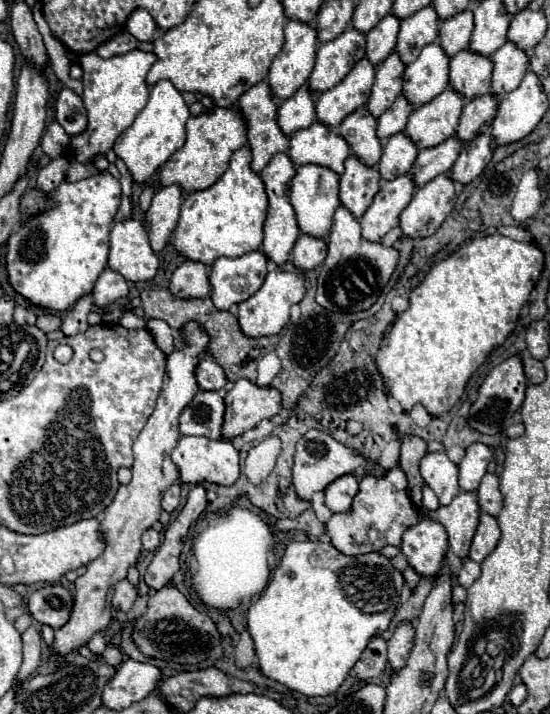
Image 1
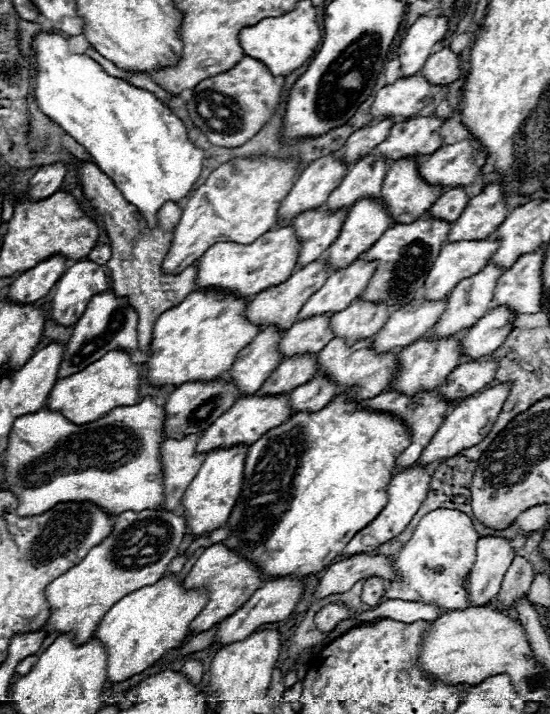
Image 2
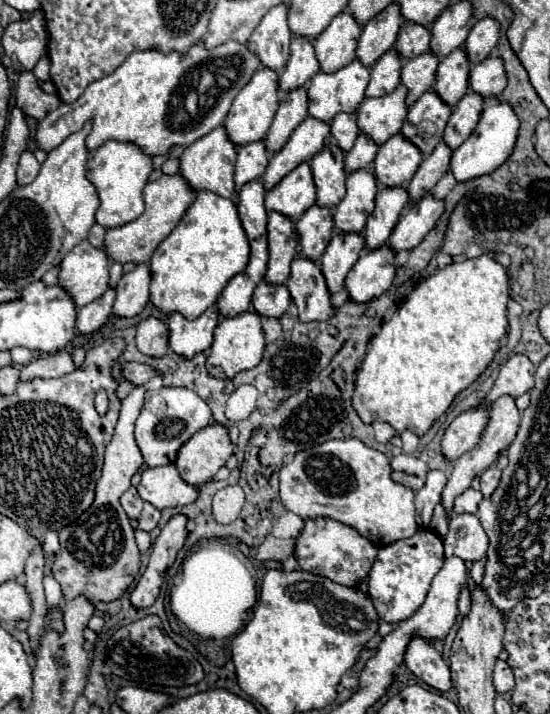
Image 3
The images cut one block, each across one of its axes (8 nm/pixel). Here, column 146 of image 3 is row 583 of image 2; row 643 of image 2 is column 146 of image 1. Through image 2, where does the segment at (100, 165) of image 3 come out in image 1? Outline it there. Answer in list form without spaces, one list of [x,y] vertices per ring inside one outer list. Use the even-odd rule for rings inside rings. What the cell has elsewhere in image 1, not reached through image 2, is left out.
[[[160,80],[156,86],[150,88],[150,98],[146,106],[140,110],[134,124],[126,132],[122,132],[114,144],[116,156],[124,160],[134,182],[138,184],[148,182],[148,178],[152,178],[158,172],[158,168],[184,146],[186,140],[184,124],[188,118],[190,112],[182,94],[168,80]]]

